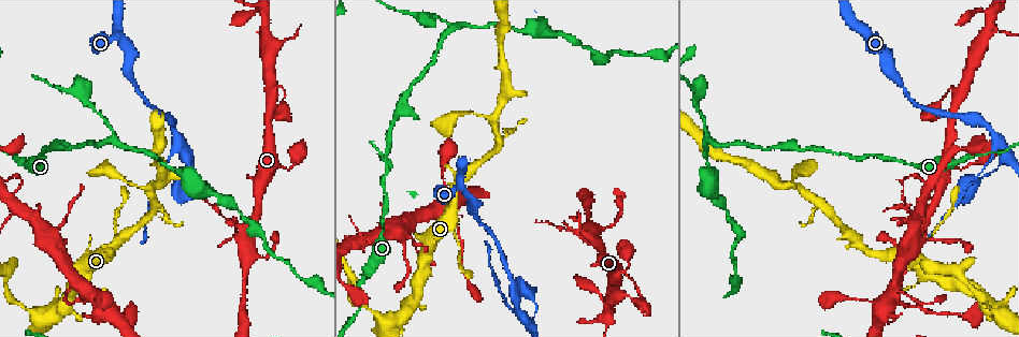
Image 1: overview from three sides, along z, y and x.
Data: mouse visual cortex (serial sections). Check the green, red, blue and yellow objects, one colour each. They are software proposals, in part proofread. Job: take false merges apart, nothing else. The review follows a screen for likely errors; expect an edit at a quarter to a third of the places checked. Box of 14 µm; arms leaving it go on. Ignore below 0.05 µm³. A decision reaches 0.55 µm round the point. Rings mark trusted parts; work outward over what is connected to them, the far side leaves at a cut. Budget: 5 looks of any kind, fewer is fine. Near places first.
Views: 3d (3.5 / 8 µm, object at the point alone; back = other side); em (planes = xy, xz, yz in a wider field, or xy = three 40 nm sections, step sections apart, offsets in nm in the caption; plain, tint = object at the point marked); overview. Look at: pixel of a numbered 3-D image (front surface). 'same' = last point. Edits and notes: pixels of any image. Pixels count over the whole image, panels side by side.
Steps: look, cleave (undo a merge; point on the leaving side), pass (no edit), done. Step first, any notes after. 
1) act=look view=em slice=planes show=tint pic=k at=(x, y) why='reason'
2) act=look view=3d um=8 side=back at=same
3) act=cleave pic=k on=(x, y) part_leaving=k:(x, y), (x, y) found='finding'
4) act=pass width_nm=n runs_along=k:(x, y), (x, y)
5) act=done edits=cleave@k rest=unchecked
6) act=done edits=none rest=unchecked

act=look view=3d um=3.5 pic=1 at=(456, 238) why='calibre changes'

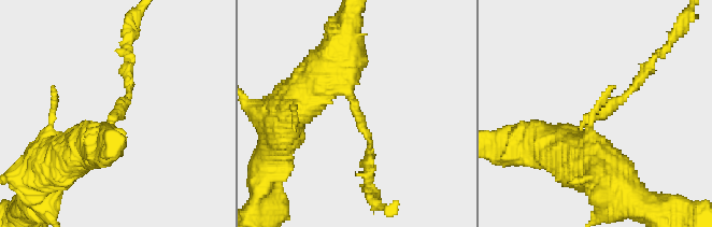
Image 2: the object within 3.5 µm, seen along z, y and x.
act=look view=em slice=planes show=tint pic=2 at=(599, 118)

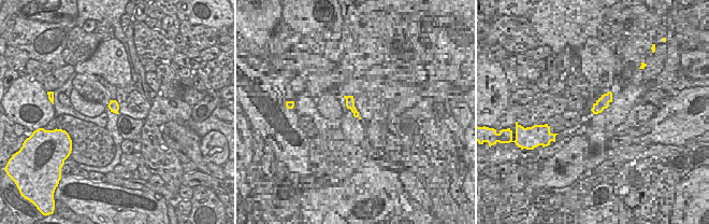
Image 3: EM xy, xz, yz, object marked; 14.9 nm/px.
act=cleave pic=2 on=(614, 100) part_leaving=2:(350, 100), (370, 141), (370, 174) found='two cells meet here'

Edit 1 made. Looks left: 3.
act=look view=3d um=3.5 pic=1 at=(921, 229) why='abrupt turn'

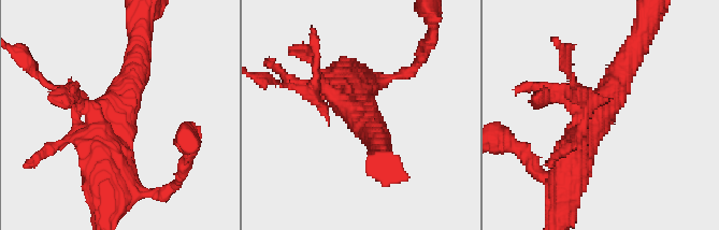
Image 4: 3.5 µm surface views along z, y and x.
act=look view=em slice=xy step=2 show=tint pic=4 at=(359, 110) arms=4 arm_widths_nm=200,300,350,500 why='need the tissue'

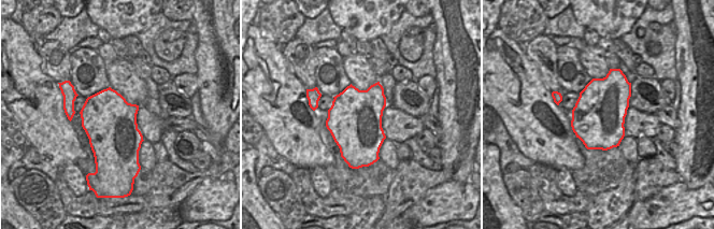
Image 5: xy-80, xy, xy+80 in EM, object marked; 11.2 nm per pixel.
act=cleave pic=4 on=(313, 37) part_leaving=4:(317, 87), (304, 92), (271, 81) found='two cells meet here'

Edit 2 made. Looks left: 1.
act=done edits=cleave@2,cleave@4 rest=unchecked

